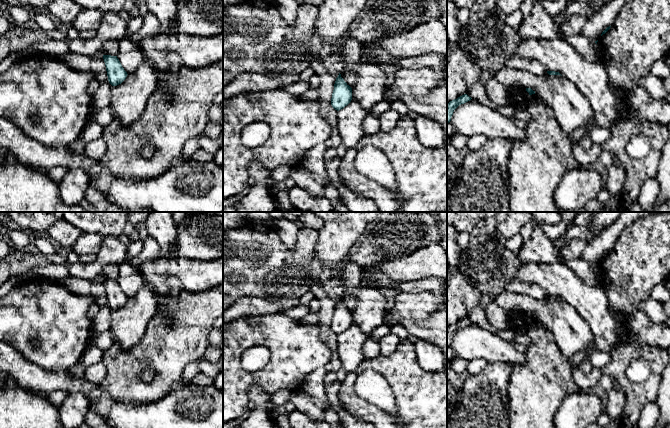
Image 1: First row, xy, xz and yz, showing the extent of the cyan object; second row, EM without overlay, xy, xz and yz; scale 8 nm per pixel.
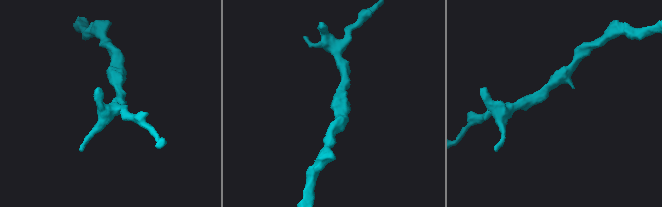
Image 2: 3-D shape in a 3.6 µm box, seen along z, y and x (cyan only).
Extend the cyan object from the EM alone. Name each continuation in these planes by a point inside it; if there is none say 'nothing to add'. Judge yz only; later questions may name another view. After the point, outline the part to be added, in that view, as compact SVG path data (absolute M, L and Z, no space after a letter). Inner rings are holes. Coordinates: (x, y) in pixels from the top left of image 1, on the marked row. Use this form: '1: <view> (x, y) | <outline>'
nothing to add

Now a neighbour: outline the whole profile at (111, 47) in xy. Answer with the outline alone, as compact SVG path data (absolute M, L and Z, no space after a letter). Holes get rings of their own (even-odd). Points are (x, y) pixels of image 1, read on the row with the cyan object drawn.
M110 40L106 41L102 47L102 55L111 55L117 56L119 50L119 41L118 40Z

